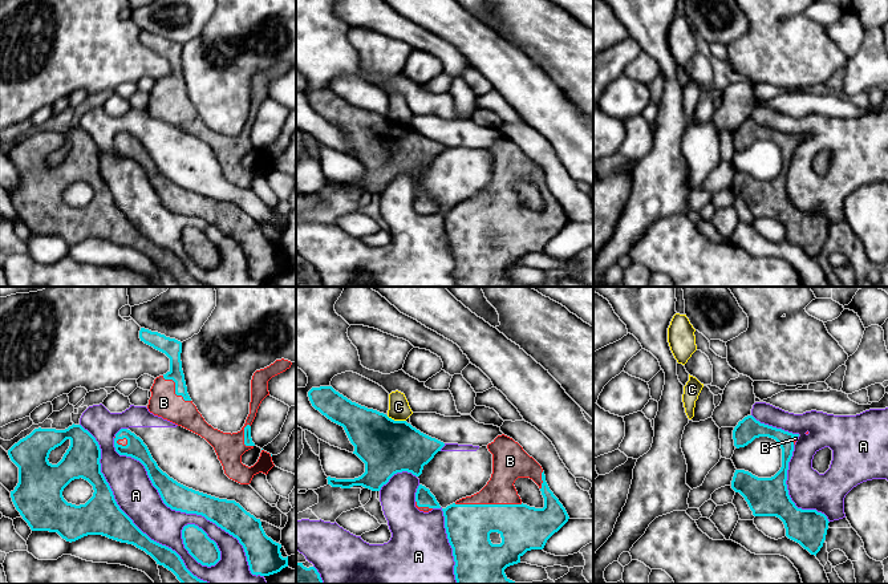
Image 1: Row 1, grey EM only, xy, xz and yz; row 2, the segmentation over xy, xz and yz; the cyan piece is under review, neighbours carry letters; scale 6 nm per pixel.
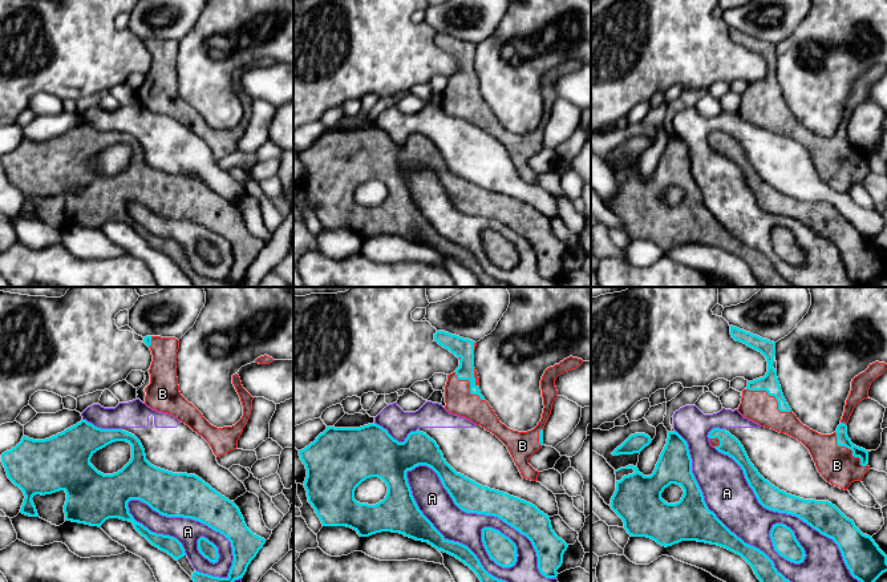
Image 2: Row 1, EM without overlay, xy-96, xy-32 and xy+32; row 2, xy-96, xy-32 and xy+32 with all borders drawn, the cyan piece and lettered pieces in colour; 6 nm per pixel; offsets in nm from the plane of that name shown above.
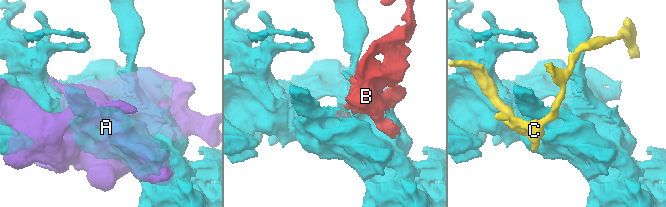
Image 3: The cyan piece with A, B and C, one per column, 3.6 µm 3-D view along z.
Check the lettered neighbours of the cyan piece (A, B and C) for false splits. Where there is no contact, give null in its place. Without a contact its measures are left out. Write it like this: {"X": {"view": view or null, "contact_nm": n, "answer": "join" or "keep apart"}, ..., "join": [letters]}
{"A": {"view": "xy", "contact_nm": 1250, "answer": "keep apart"}, "B": {"view": "xz", "contact_nm": 420, "answer": "join"}, "C": {"view": "xz", "contact_nm": 120, "answer": "keep apart"}, "join": ["B"]}

